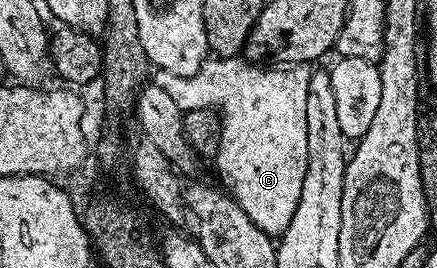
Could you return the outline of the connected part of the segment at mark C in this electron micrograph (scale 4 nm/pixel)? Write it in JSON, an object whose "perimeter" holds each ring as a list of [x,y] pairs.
{"perimeter":[[[236,55],[228,58],[213,57],[200,66],[198,73],[194,77],[178,77],[173,73],[157,71],[154,76],[154,83],[173,99],[176,107],[184,112],[188,109],[206,108],[207,106],[222,105],[221,112],[221,129],[220,129],[220,147],[214,161],[214,167],[220,178],[225,182],[227,193],[235,198],[236,203],[250,216],[250,220],[254,220],[254,224],[260,230],[269,236],[283,235],[288,225],[292,222],[292,217],[296,211],[296,205],[300,203],[300,189],[302,188],[302,180],[306,176],[306,164],[308,163],[308,145],[306,144],[306,96],[308,95],[308,75],[309,71],[303,65],[296,64],[291,68],[269,68],[264,64],[255,64],[251,59],[243,55]]]}

